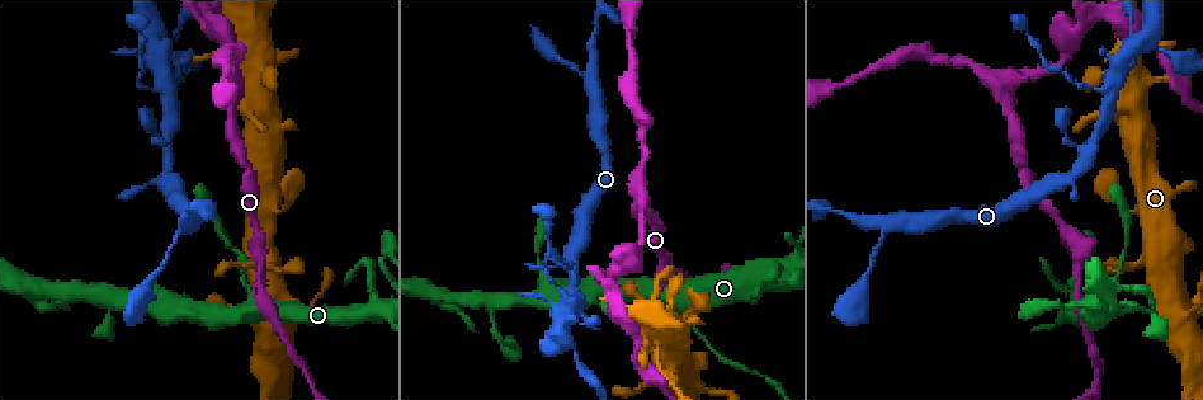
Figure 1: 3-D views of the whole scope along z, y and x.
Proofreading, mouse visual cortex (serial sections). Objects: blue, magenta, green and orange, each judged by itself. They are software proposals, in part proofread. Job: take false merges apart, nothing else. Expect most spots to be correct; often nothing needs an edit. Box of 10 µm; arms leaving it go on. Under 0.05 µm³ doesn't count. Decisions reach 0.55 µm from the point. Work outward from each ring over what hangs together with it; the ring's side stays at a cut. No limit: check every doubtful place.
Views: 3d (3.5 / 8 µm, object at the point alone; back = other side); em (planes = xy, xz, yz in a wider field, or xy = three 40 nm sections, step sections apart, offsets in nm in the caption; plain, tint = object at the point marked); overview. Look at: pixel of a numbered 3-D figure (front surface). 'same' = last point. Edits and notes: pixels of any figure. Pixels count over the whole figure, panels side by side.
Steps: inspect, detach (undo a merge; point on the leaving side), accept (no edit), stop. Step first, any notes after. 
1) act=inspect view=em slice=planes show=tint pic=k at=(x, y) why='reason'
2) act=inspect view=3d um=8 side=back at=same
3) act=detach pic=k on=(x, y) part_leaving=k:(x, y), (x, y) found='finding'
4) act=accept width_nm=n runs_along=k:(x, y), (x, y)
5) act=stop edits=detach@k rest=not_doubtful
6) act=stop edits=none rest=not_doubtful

act=inspect view=3d um=3.5 pic=1 at=(281, 271) why='narrows sharply'

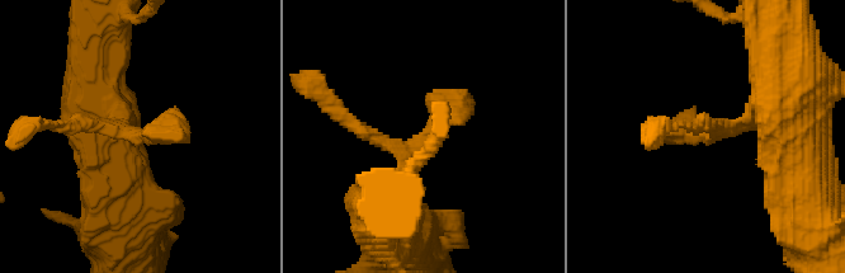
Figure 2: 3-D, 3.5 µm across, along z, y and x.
act=inspect view=em slice=xy step=1 show=tint pic=2 at=(427, 131) why='need the tissue'

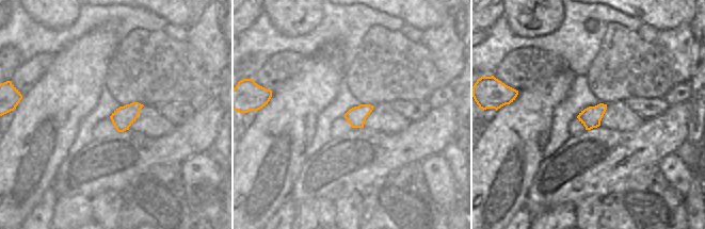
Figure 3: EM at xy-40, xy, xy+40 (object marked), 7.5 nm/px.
act=accept runs_along=2:(377, 208), (470, 100) found='continuous, no second cell'

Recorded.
act=inspect view=3d um=8 side=back pic=1 at=(257, 313) why='abrupt turn'

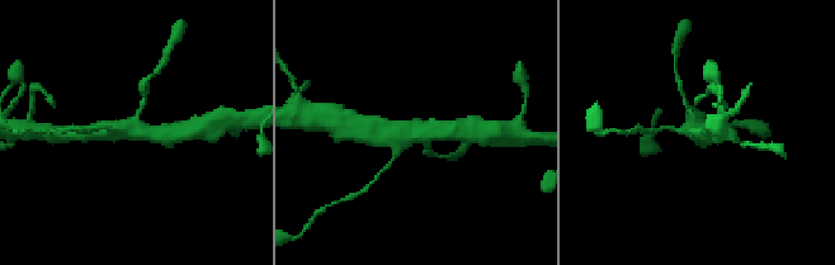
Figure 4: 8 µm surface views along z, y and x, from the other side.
act=inspect view=em slice=xy step=3 show=tint at=same arms=4 arm_widths_nm=150,200,500,500

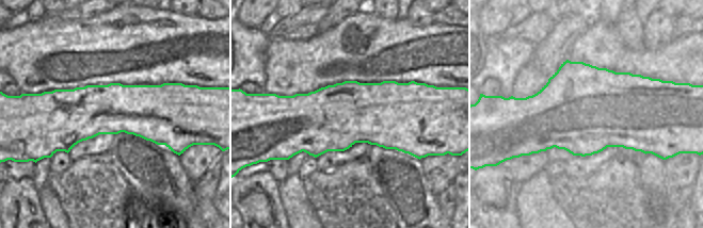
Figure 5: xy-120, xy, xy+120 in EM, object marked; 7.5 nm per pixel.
act=accept width_nm=500 runs_along=5:(42, 116), (180, 118) found='all the same cell'

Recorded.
act=inspect view=em slice=planes show=tint pic=1 at=(1131, 312) why='sudden change in width'

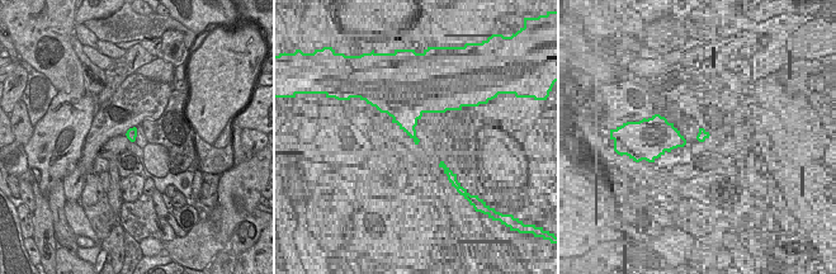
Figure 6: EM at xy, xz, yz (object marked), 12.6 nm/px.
act=inspect view=3d um=3.5 at=same

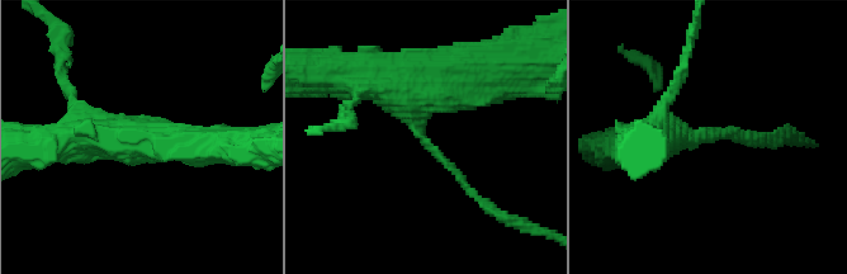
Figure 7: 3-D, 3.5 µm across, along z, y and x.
act=accept arm_widths_nm=150,500 runs_along=7:(450, 72), (415, 83), (415, 128), (478, 195) found='one cell here'

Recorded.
act=inspect view=3d um=3.5 pic=1 at=(1000, 85) why='narrows sharply'

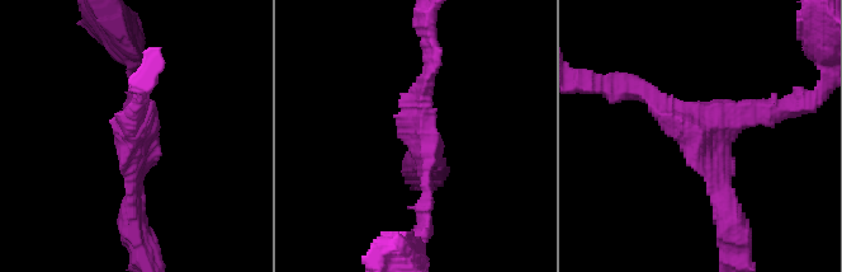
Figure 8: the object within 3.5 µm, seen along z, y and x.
act=inspect view=em slice=xy step=3 show=tint pic=8 at=(134, 136) arms=3 arm_widths_nm=200,200,250 why='shape alone is not enough'

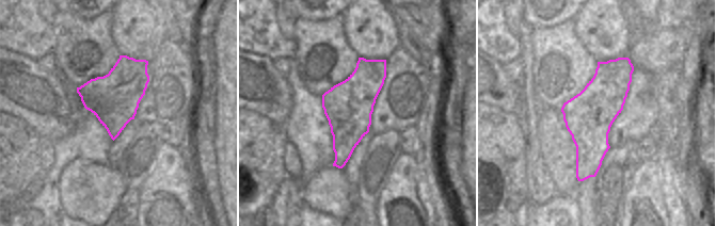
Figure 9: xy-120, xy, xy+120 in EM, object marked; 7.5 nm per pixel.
act=accept width_nm=380 runs_along=9:(625, 60), (590, 114), (581, 178) found='continuous, no second cell'

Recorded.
act=inspect view=3d um=3.5 pic=1 at=(1108, 88) why='three-way junction'

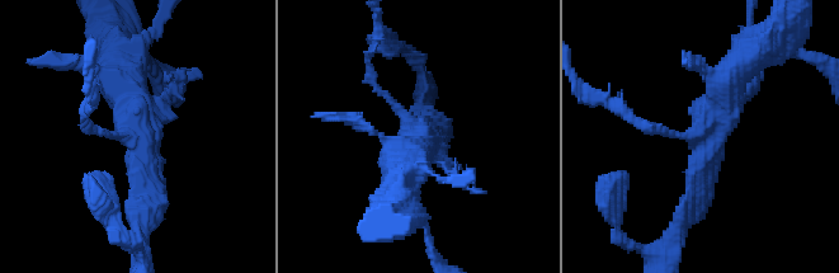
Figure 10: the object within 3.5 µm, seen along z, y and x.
act=inspect view=em slice=xy step=1 show=tint pic=10 at=(140, 138) why='shape alone is not enough'

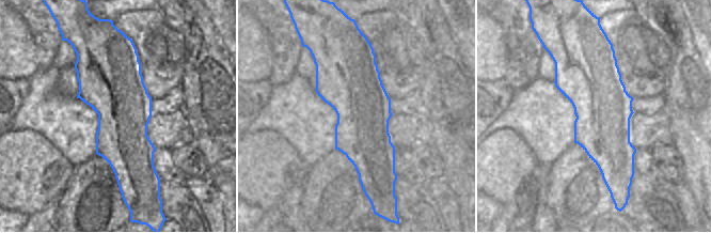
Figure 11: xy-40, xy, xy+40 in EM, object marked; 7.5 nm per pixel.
act=accept runs_along=10:(687, 217), (713, 108), (736, 69) found='all the same cell'

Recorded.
act=inspect view=3d um=3.5 pic=1 at=(224, 34) why='arms part here'

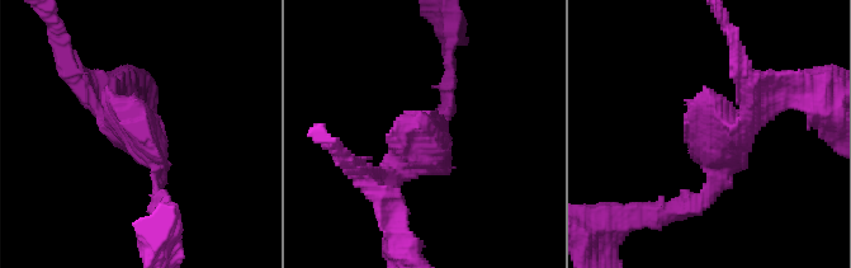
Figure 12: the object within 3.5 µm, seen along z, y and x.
act=inspect view=em slice=xy step=2 show=tint pic=12 at=(143, 140)

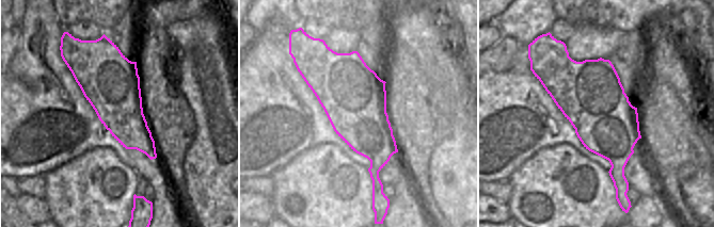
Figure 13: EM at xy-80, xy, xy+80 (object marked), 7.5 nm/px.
act=accept runs_along=12:(689, 206), (776, 97) found='continuous, no second cell'

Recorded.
act=stop edits=none rest=not_doubtful

